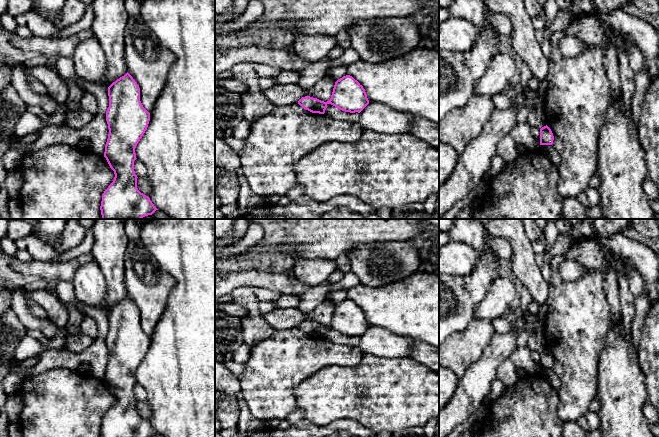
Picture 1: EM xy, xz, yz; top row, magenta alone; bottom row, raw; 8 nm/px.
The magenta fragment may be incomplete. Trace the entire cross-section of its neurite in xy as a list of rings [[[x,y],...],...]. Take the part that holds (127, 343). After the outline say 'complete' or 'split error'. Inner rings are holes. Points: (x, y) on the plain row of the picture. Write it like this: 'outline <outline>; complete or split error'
outline [[[127,296],[108,311],[109,331],[106,345],[109,358],[105,369],[104,381],[114,395],[113,406],[102,418],[101,437],[154,437],[158,434],[150,422],[137,412],[137,399],[134,395],[135,372],[147,354],[150,337],[140,325],[140,312]]]; complete

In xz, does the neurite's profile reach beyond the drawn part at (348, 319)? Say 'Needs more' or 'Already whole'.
Already whole

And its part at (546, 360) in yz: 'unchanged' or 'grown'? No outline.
unchanged

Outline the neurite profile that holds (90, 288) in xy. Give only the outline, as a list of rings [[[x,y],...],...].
[[[93,261],[80,265],[74,275],[74,293],[85,305],[108,311],[106,281],[98,263]]]

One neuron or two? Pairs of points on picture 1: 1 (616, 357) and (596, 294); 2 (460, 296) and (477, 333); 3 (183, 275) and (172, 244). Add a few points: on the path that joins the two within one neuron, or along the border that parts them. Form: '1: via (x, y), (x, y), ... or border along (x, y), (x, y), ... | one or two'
1: border along (610, 310), (612, 329), (599, 355) | two
2: border along (474, 318), (464, 329), (451, 334) | two
3: via (183, 267), (183, 255), (180, 252) | one

